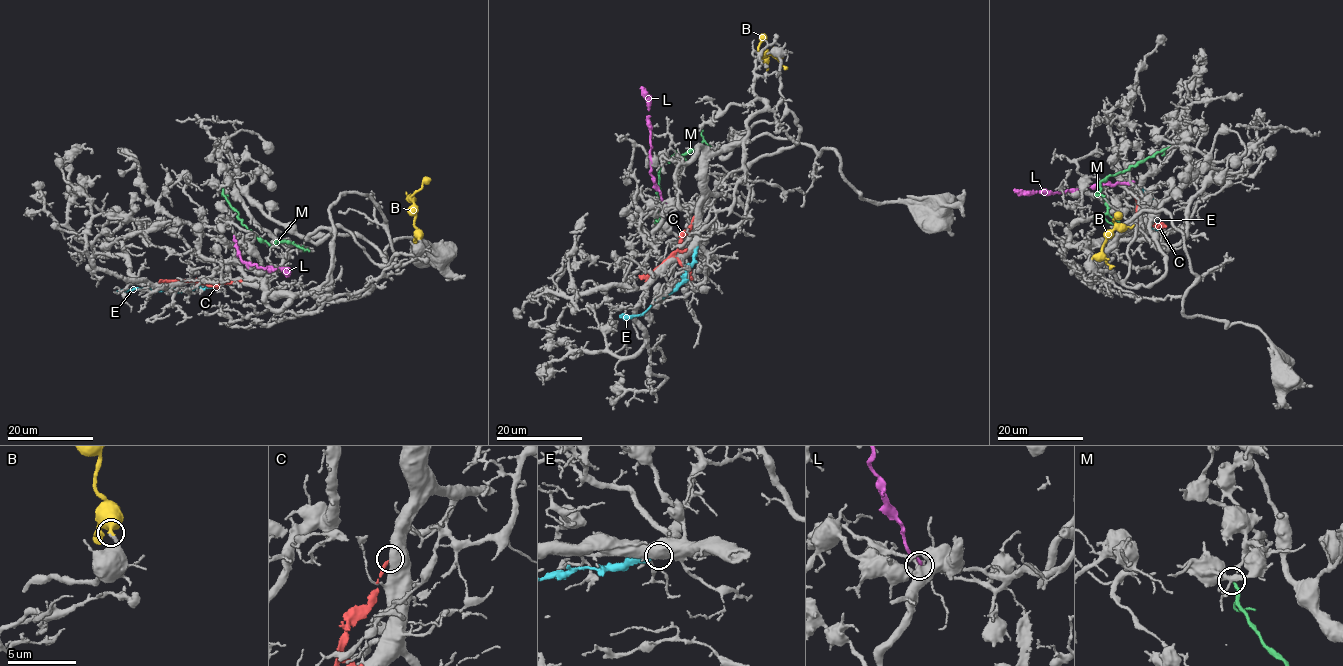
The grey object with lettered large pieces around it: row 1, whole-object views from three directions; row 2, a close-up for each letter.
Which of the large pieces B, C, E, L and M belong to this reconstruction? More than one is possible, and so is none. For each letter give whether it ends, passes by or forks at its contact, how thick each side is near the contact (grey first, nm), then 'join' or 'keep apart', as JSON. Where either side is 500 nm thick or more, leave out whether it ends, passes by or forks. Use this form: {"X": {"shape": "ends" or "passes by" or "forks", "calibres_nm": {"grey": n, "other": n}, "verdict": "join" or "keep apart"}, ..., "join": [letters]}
{"B": {"shape": "ends", "calibres_nm": {"grey": 240, "other": 480}, "verdict": "join"}, "C": {"calibres_nm": {"grey": 750, "other": 200}, "verdict": "keep apart"}, "E": {"calibres_nm": {"grey": 750, "other": 400}, "verdict": "keep apart"}, "L": {"shape": "ends", "calibres_nm": {"grey": 240, "other": 320}, "verdict": "keep apart"}, "M": {"shape": "ends", "calibres_nm": {"grey": 150, "other": 200}, "verdict": "keep apart"}, "join": ["B"]}

